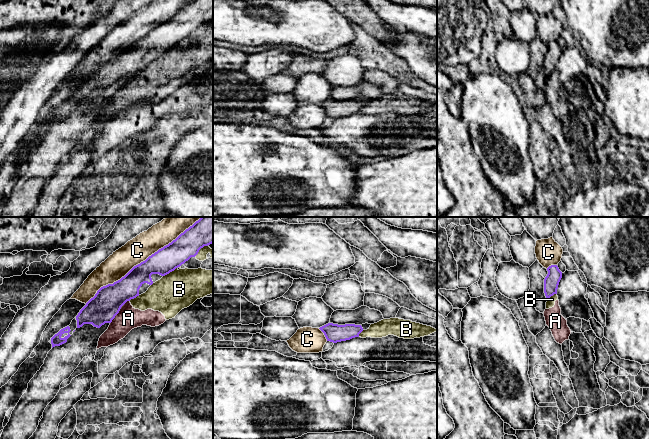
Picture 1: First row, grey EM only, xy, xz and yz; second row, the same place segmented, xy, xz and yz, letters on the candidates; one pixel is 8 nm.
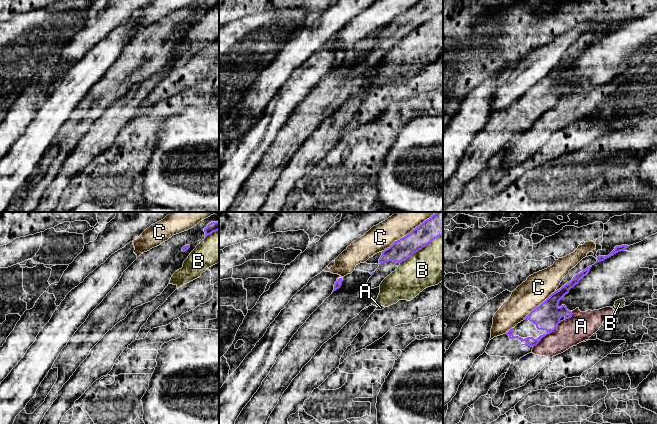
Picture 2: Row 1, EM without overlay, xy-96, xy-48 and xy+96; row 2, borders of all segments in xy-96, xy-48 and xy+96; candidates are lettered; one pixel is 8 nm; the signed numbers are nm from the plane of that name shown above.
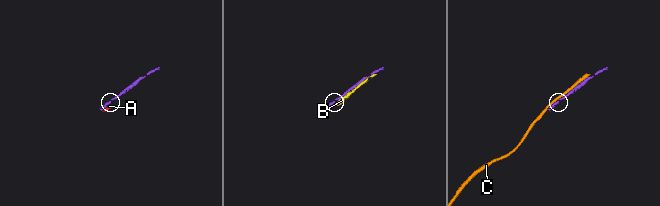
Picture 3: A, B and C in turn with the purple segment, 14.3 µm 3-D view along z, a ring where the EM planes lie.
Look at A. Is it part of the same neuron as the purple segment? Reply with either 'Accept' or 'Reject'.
Reject

